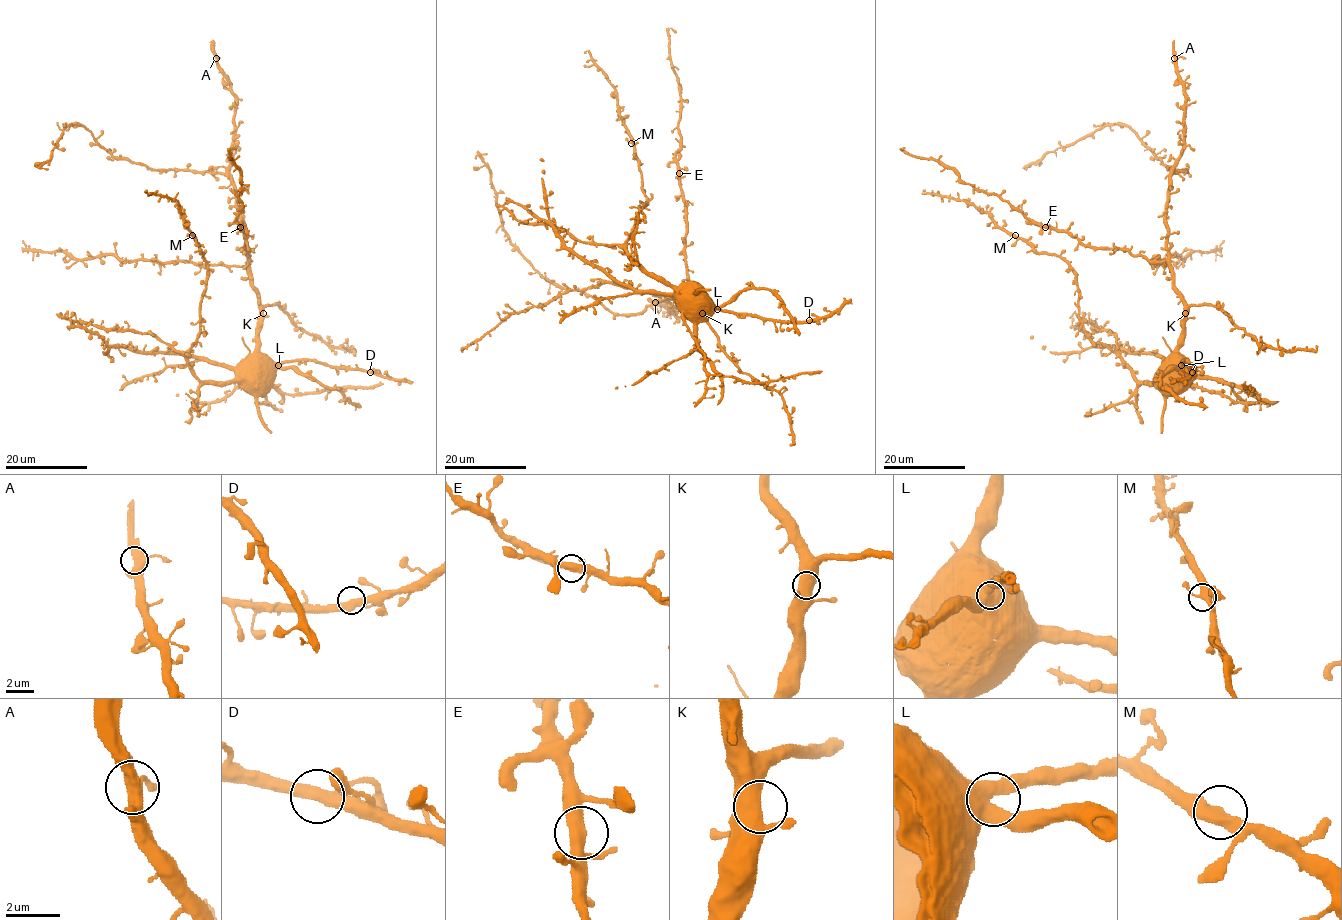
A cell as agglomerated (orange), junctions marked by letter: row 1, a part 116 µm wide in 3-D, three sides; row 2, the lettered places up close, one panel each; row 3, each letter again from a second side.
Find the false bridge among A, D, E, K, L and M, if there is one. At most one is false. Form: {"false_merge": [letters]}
{"false_merge": []}

